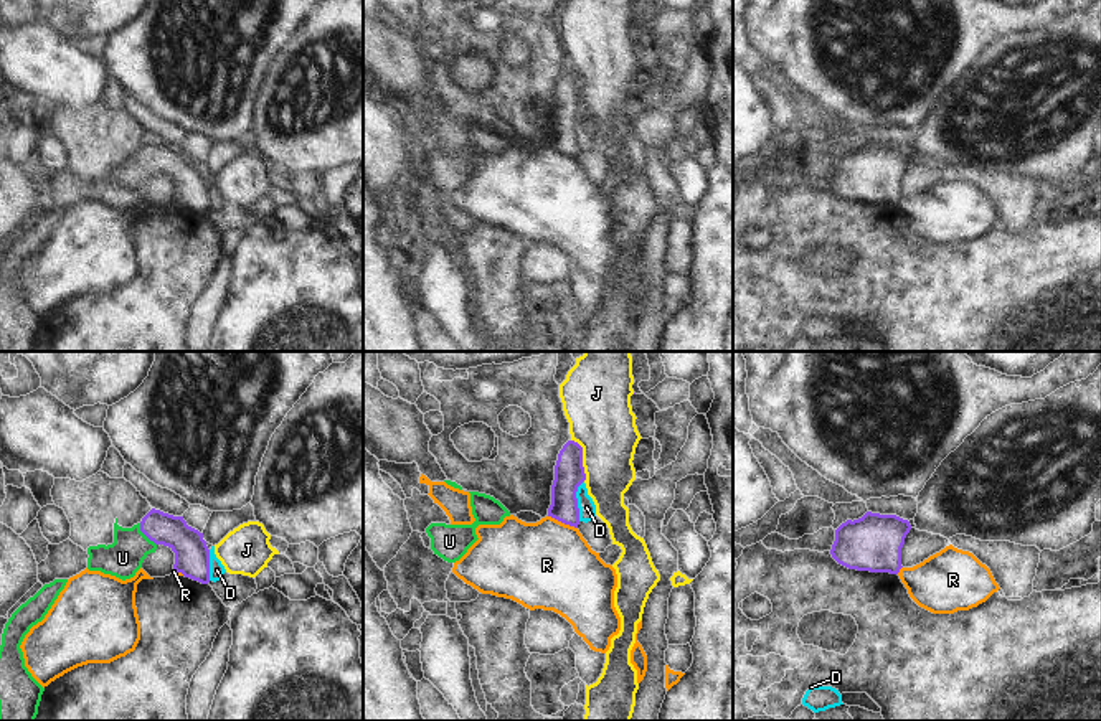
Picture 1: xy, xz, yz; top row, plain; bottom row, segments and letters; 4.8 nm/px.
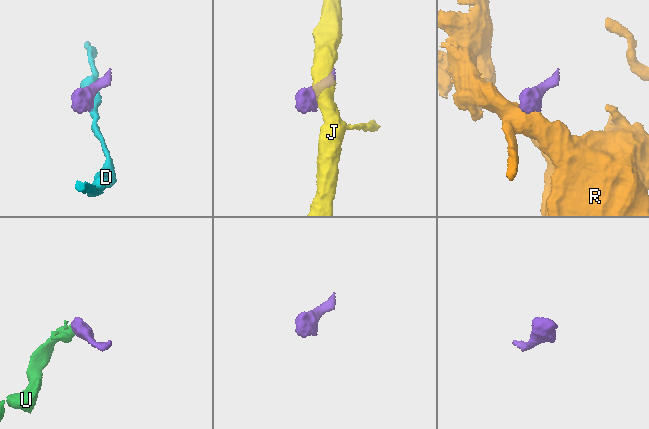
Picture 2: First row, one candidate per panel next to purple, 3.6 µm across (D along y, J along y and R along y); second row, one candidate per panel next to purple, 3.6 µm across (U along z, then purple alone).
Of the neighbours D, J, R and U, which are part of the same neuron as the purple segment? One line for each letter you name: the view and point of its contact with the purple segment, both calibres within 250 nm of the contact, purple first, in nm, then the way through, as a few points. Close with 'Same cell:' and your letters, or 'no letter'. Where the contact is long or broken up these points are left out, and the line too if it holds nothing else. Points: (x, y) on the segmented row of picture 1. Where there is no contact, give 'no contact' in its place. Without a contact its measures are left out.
U: xy (146, 535) | 180/180 nm | across xy (192, 556), (170, 535), (146, 535), (122, 558)
Same cell: U

